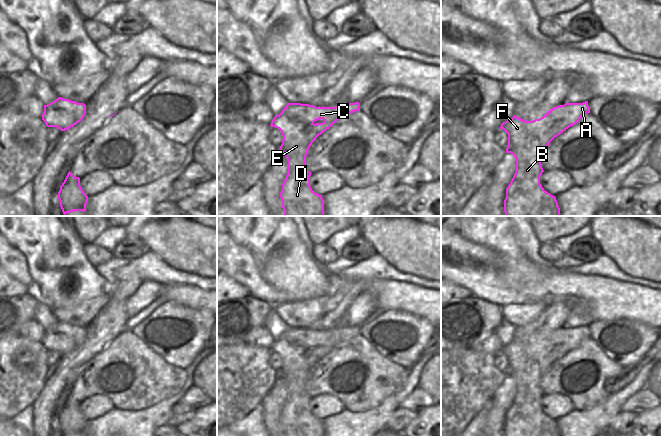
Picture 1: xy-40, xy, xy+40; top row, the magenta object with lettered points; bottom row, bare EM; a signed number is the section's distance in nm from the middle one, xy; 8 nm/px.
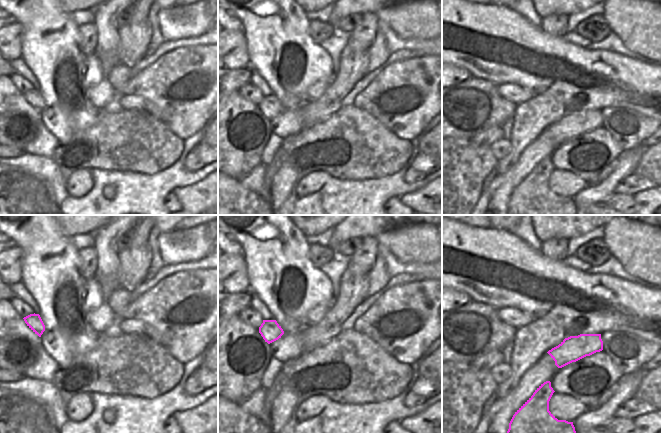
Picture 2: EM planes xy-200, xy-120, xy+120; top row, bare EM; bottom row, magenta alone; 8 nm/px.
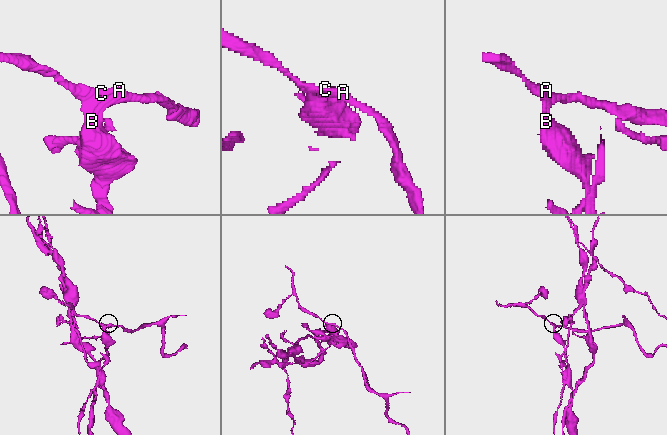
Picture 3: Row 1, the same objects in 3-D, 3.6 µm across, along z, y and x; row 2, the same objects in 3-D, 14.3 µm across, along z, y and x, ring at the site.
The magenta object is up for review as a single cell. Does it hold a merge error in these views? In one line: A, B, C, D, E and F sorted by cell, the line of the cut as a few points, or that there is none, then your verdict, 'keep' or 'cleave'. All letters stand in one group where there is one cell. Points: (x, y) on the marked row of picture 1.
groups A C / B D E F; cut xy (275, 116), (297, 116), (307, 128), (307, 136), (314, 140); cleave

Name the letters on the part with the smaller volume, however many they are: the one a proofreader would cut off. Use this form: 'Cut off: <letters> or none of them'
Cut off: A, C.

